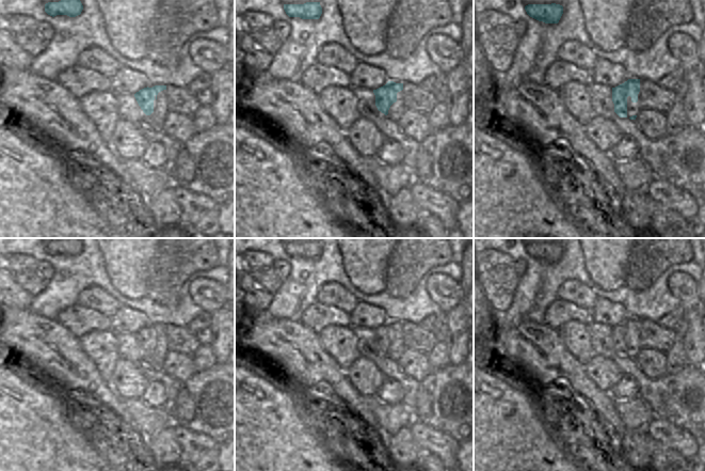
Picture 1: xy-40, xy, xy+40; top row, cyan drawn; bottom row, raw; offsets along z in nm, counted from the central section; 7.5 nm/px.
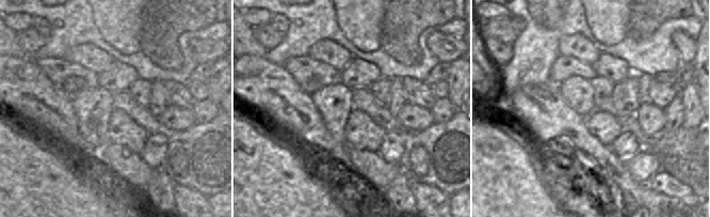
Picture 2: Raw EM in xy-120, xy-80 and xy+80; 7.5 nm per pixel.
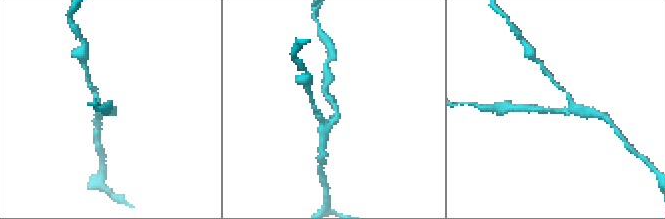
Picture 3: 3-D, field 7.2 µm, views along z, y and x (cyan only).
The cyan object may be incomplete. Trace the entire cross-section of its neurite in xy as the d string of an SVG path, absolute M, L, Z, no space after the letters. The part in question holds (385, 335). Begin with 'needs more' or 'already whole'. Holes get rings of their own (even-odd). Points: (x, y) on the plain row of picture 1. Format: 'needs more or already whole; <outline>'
already whole; M388 320L385 325L373 329L378 349L387 355L390 345L397 341L397 332L402 329L403 323L394 320Z

